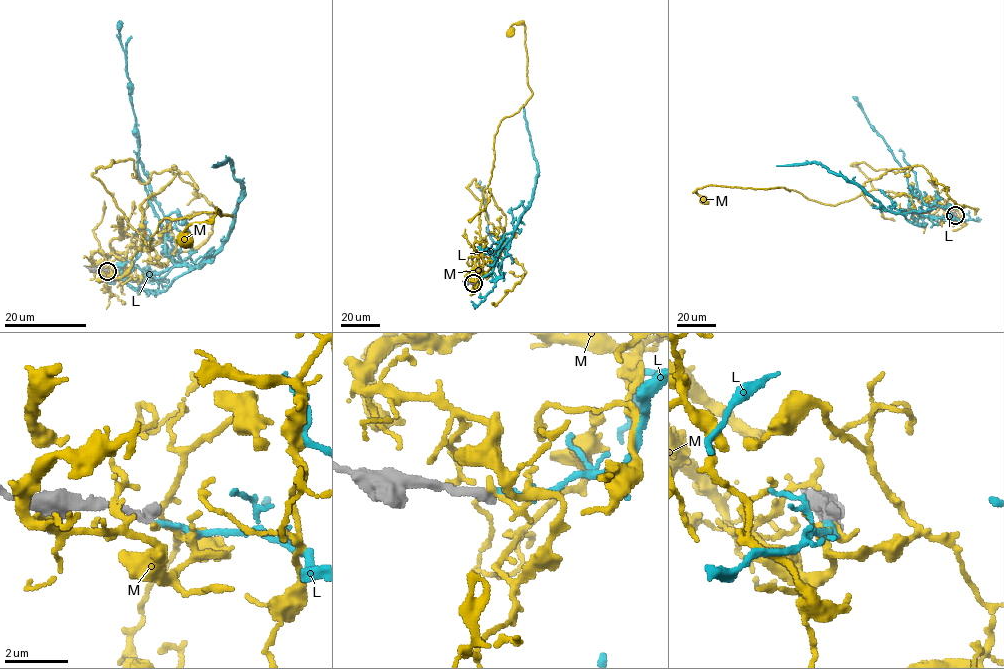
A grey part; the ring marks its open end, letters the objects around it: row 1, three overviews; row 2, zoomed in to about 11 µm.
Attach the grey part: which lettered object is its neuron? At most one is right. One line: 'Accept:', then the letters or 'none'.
Accept: L

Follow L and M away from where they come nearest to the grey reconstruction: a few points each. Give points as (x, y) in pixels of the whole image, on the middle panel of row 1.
L: (473, 283), (480, 282), (492, 270), (495, 257), (529, 205), (535, 184), (537, 163), (523, 105)
M: (473, 283), (465, 276), (479, 253), (494, 135), (532, 94), (525, 26), (513, 24), (510, 32)

